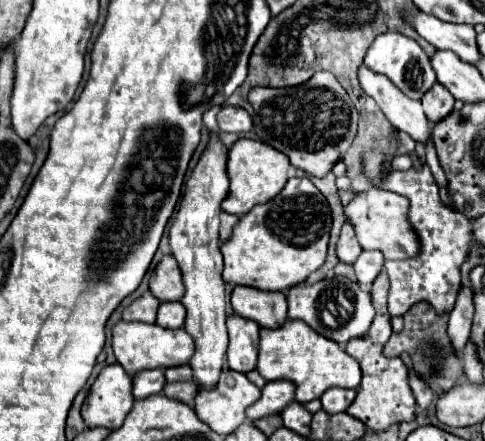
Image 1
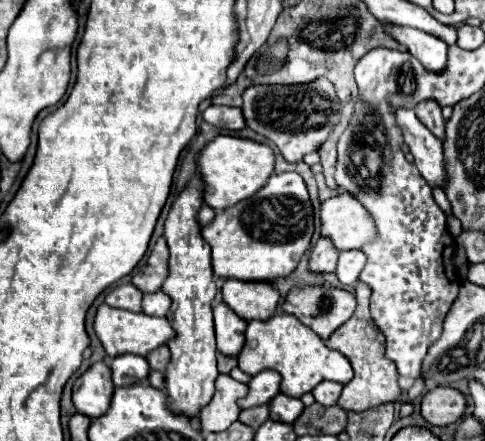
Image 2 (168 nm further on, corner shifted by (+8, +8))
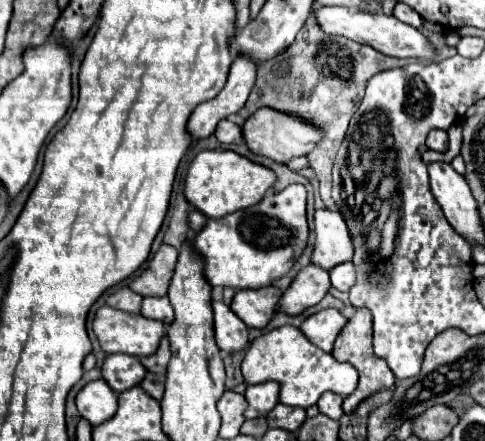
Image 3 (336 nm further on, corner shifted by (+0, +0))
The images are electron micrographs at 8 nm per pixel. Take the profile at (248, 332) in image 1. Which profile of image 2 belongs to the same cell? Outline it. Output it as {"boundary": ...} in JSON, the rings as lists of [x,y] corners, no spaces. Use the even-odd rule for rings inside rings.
{"boundary":[[[218,304],[214,306],[214,324],[216,324],[218,350],[224,356],[236,358],[240,354],[240,348],[244,346],[244,332],[248,322],[236,316],[226,304]]]}

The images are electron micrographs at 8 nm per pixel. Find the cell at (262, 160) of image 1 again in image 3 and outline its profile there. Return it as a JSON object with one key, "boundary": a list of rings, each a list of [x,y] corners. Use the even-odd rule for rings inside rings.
{"boundary":[[[204,150],[192,160],[186,182],[184,198],[198,208],[208,218],[222,218],[236,210],[250,208],[262,200],[268,188],[272,188],[276,174],[270,168],[264,168],[232,150]]]}

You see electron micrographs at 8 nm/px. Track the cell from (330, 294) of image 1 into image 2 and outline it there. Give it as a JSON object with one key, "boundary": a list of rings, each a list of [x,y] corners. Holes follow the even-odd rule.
{"boundary":[[[322,284],[322,286],[302,286],[302,288],[292,288],[288,292],[281,308],[288,314],[294,314],[304,326],[314,330],[322,340],[328,340],[328,336],[336,328],[340,328],[346,320],[352,318],[354,310],[356,310],[356,296],[348,290],[336,288],[336,286],[326,286],[326,284]]]}

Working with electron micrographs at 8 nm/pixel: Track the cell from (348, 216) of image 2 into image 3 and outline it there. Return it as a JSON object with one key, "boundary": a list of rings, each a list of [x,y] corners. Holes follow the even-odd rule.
{"boundary":[[[316,210],[314,232],[316,232],[316,242],[310,258],[312,264],[324,270],[332,270],[338,264],[352,260],[352,242],[340,212]]]}

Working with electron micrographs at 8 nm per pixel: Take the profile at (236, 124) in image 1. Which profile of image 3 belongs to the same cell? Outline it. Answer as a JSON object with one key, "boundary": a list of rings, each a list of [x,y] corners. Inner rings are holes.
{"boundary":[[[222,120],[216,128],[216,138],[218,142],[222,144],[242,144],[244,138],[242,138],[242,130],[240,126],[236,126],[234,122],[230,120]]]}

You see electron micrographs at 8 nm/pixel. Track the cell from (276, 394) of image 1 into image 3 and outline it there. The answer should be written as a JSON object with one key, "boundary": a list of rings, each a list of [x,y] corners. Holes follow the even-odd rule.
{"boundary":[[[262,382],[256,386],[248,386],[244,398],[248,400],[248,408],[244,412],[246,418],[266,416],[278,404],[280,386],[276,382]]]}

